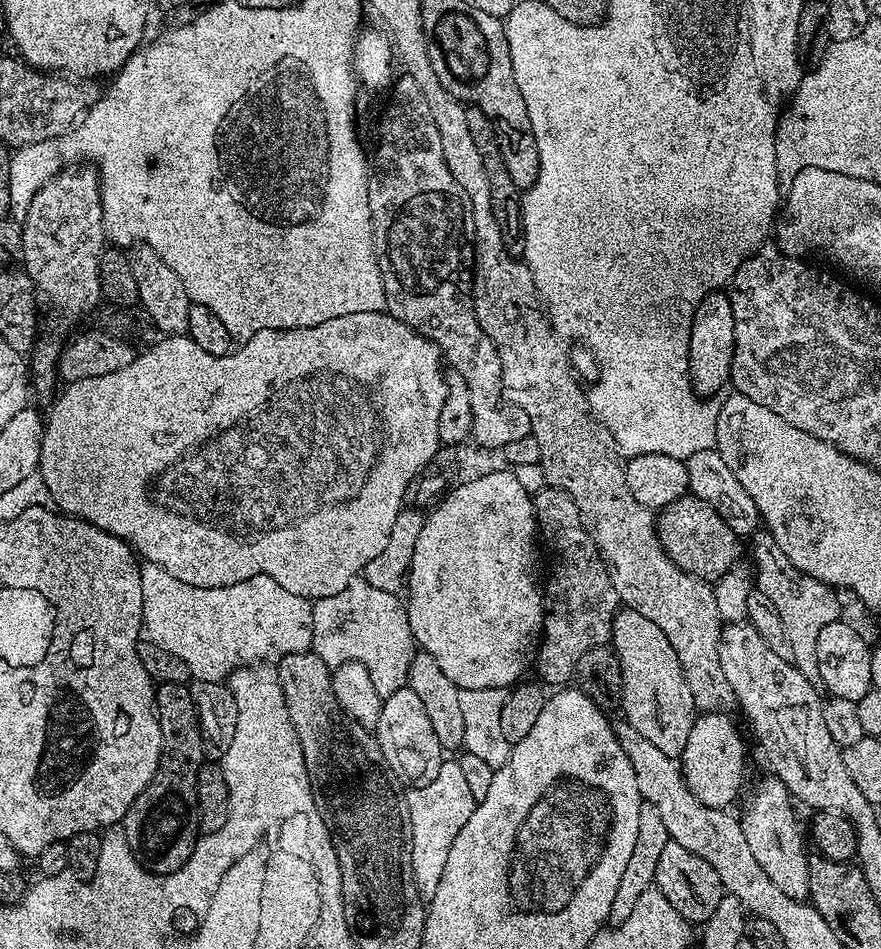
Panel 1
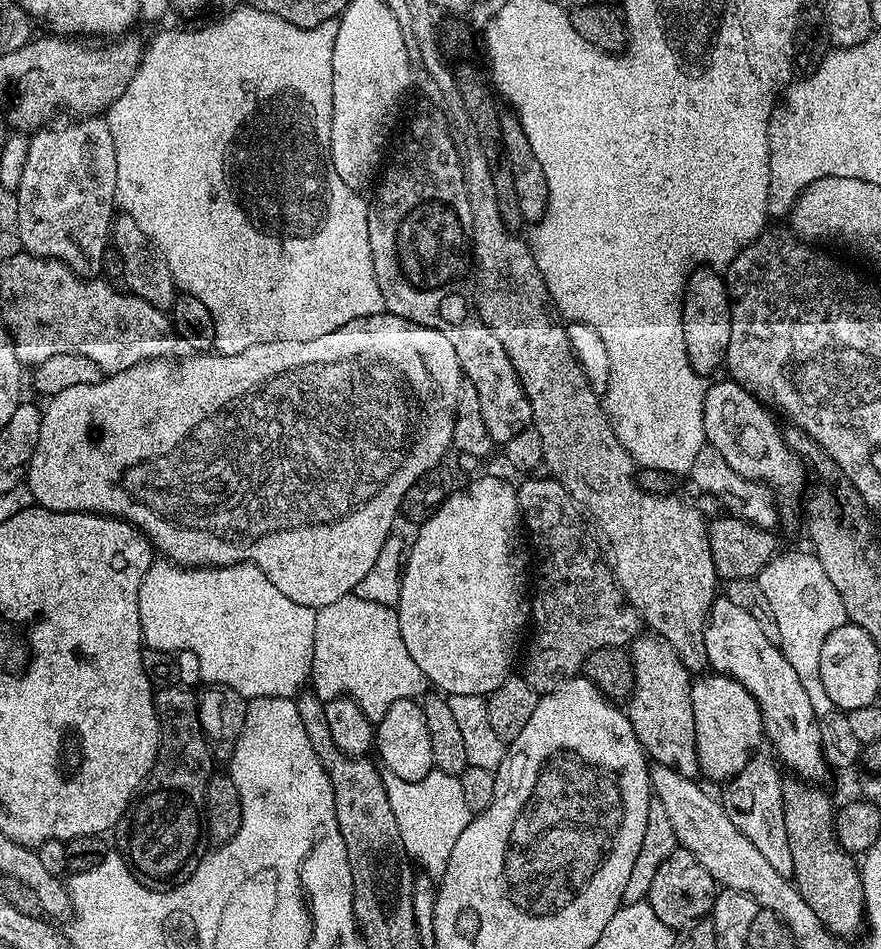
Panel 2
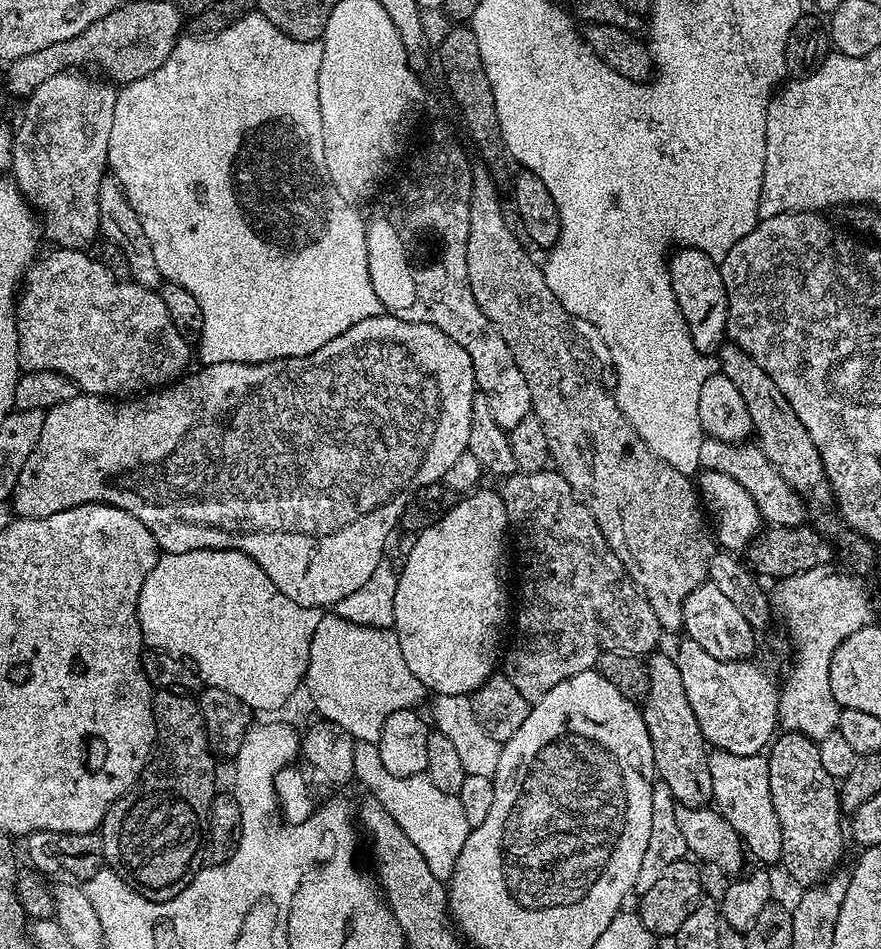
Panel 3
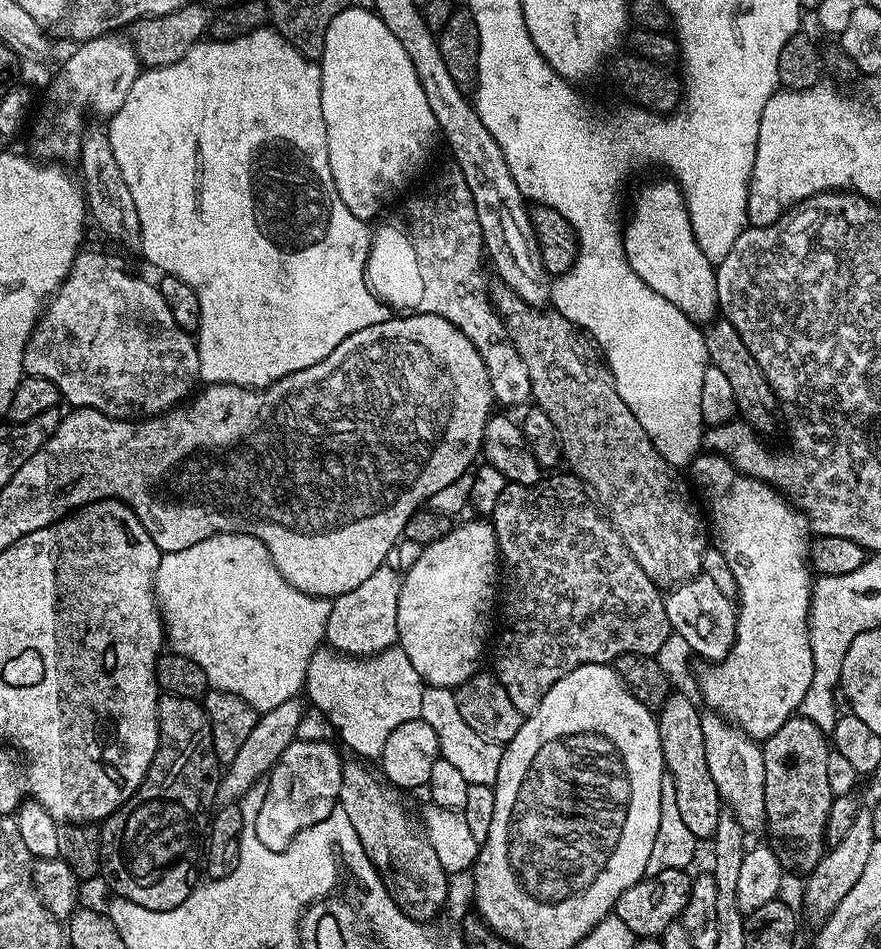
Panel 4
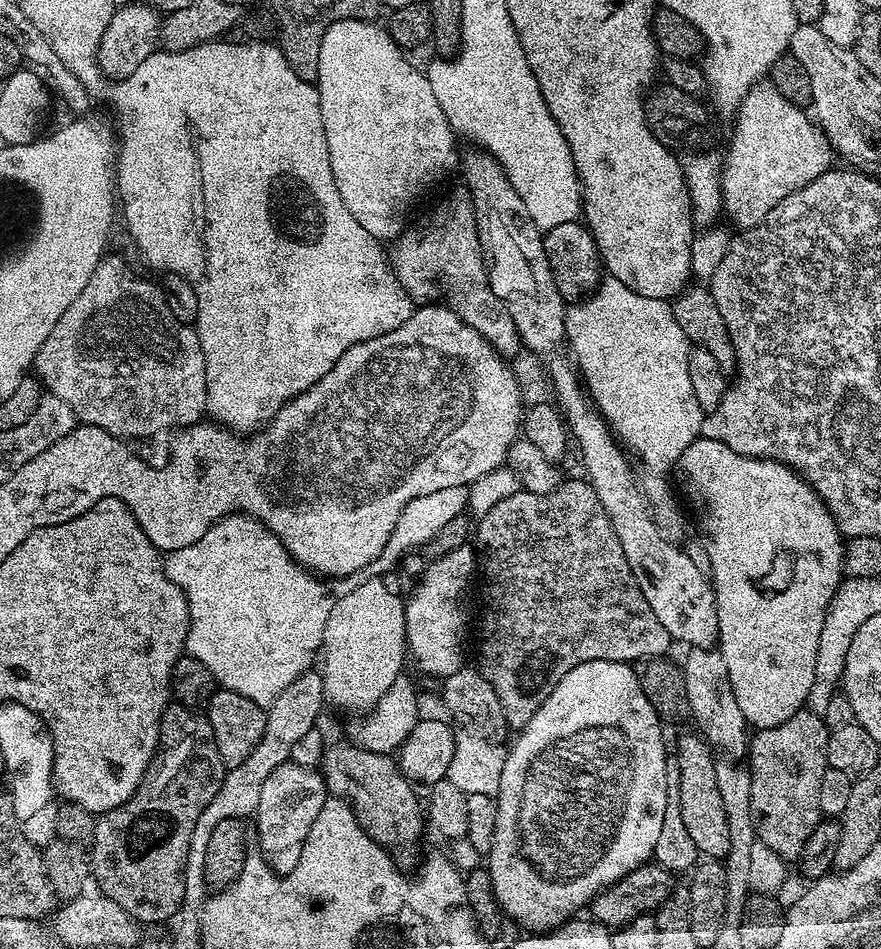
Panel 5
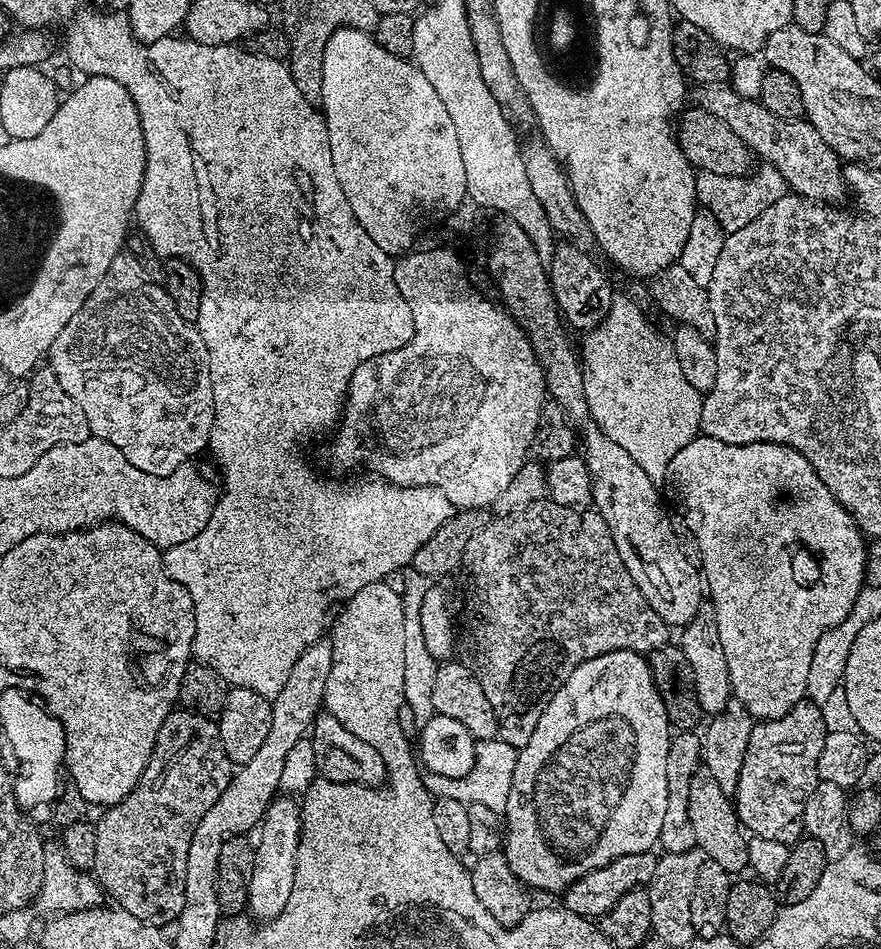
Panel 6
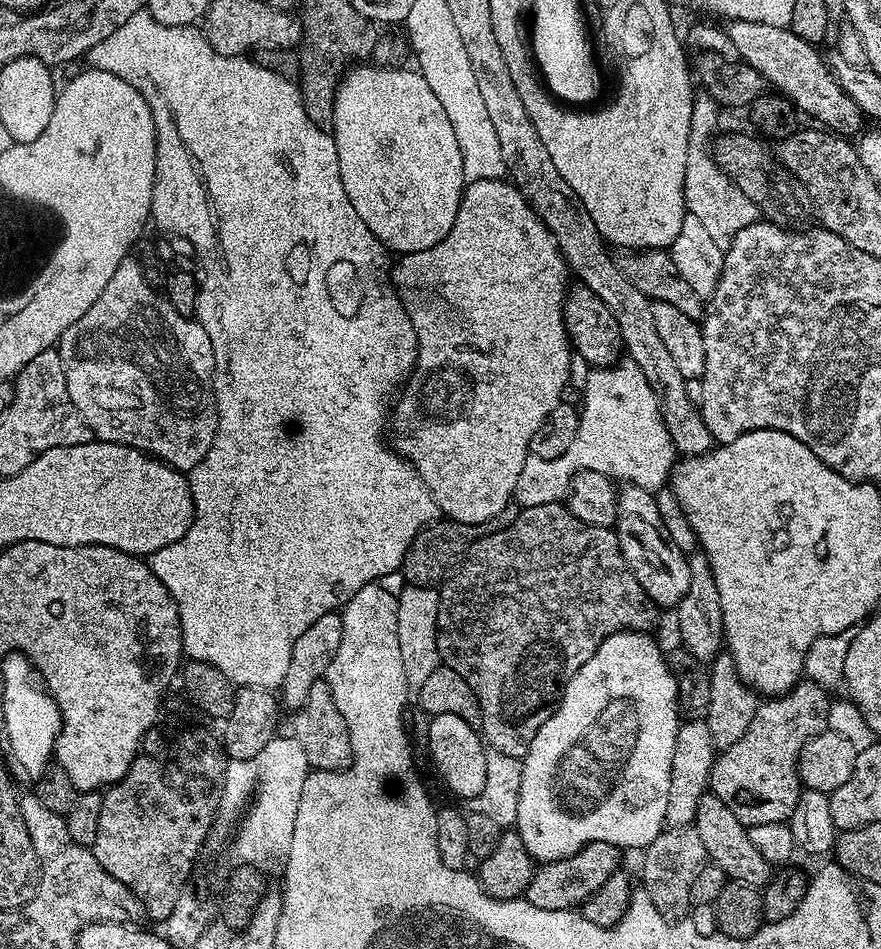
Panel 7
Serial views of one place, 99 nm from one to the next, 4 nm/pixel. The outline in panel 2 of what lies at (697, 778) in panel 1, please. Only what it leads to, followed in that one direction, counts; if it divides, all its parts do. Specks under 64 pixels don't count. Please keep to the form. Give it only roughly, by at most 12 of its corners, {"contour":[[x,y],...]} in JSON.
{"contour":[[733,676],[692,685],[701,773],[721,782],[766,740],[758,702]]}

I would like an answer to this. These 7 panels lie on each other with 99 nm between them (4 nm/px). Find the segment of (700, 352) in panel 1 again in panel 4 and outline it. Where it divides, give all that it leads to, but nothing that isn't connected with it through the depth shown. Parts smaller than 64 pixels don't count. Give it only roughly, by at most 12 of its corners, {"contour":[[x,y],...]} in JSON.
{"contour":[[671,178],[637,194],[624,257],[650,290],[704,326],[716,268]]}

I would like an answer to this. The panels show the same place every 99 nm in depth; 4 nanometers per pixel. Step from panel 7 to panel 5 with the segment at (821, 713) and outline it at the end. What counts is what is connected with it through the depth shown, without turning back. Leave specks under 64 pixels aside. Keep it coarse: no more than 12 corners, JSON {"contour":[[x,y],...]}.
{"contour":[[801,710],[746,753],[756,838],[799,861],[830,729]]}

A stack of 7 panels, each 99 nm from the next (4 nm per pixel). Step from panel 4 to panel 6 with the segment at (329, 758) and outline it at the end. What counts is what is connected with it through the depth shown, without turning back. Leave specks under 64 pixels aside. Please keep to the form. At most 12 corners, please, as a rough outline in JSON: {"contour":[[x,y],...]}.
{"contour":[[273,799],[258,825],[247,911],[273,920],[294,890],[295,799]]}

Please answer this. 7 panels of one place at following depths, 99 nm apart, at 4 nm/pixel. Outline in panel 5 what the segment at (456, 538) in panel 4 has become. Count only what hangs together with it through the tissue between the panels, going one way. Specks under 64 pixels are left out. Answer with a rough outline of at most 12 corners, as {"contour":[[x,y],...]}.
{"contour":[[450,548],[404,605],[407,651],[428,676],[465,667],[458,591],[471,557]]}

